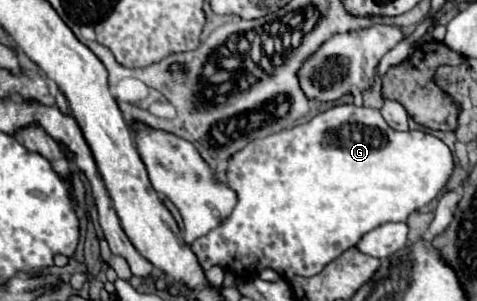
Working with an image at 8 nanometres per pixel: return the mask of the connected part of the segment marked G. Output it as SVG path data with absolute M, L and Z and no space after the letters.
M340 104L340 106L334 106L318 116L314 116L312 120L304 122L304 124L298 124L294 128L288 128L288 130L282 130L282 132L276 132L268 138L262 138L262 140L252 140L246 148L242 148L240 152L236 152L230 160L228 160L228 172L226 172L226 178L228 178L228 184L232 190L236 190L238 194L238 204L236 208L232 210L230 218L216 230L212 230L208 236L202 236L198 238L194 244L192 244L192 250L194 254L200 258L200 266L202 270L210 270L214 264L222 266L224 270L230 270L234 272L236 276L240 278L254 278L258 276L258 272L262 270L264 266L264 260L266 260L266 268L272 268L276 270L284 280L292 280L294 276L314 276L318 274L328 262L332 262L334 258L338 258L344 250L348 250L350 246L354 246L364 234L368 234L370 230L386 224L386 222L406 222L406 218L424 208L428 202L432 202L440 192L442 188L448 184L450 176L454 172L454 156L452 156L452 150L440 140L436 138L434 134L428 134L428 132L422 132L422 130L406 130L406 132L398 132L394 128L390 128L380 110L374 110L374 108L358 108L354 104Z

